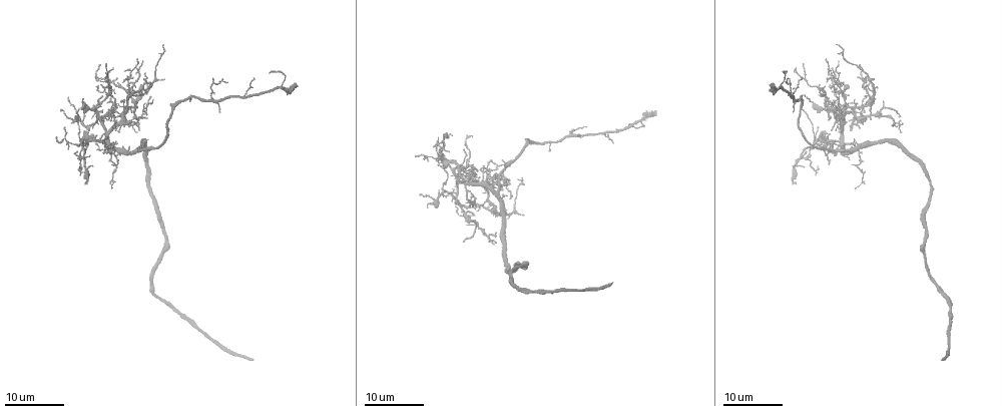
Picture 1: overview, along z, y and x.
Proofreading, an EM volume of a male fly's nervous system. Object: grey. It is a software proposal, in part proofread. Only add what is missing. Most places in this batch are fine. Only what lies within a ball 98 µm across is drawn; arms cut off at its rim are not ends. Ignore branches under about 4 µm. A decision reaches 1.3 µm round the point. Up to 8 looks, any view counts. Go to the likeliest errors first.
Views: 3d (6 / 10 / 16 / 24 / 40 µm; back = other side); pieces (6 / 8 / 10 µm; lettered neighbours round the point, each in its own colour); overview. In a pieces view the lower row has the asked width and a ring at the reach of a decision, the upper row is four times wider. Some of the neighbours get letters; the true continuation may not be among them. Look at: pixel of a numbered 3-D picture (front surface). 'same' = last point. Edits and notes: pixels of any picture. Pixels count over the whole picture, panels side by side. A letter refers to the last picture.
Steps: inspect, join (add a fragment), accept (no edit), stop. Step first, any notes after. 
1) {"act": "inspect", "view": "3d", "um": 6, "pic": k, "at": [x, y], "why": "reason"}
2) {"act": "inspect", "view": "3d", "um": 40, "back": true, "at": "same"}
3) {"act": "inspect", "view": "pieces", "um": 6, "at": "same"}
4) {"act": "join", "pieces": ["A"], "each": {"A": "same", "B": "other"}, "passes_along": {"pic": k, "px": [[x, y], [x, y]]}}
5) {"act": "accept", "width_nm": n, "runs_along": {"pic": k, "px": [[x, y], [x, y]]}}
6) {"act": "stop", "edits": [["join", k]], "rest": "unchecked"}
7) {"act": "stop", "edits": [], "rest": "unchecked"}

{"act": "inspect", "view": "3d", "um": 16, "pic": 1, "at": [85, 183], "why": "end of a long branch"}

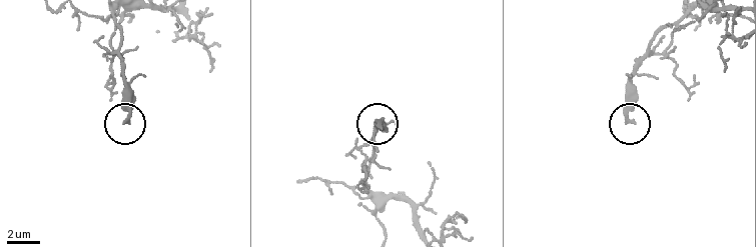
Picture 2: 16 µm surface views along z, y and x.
{"act": "inspect", "view": "pieces", "um": 10, "pic": 2, "at": [129, 120]}

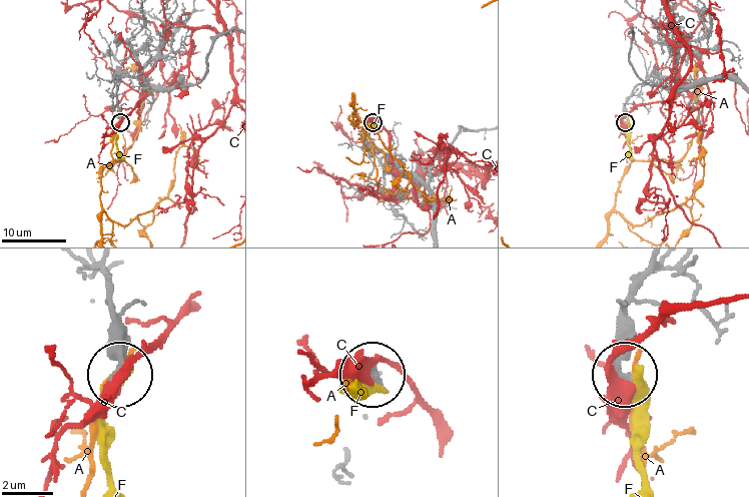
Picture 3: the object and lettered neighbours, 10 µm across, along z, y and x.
{"act": "accept", "each": {"A": "other", "C": "other", "F": "other"}, "runs_along": {"pic": 3, "px": [[102, 270], [108, 290], [108, 354], [119, 371]]}, "found": "no lettered fragment goes on from it"}

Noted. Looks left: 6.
{"act": "inspect", "view": "3d", "um": 16, "pic": 1, "at": [464, 240], "why": "free end"}

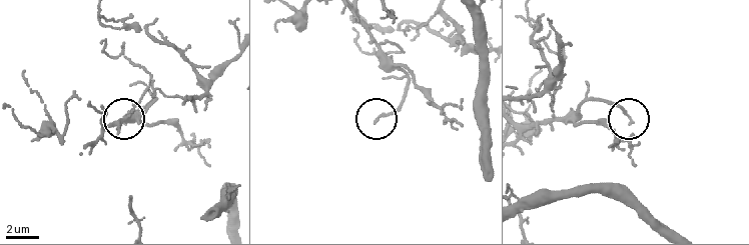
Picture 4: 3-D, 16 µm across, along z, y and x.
{"act": "inspect", "view": "pieces", "um": 8, "pic": 4, "at": [631, 122]}

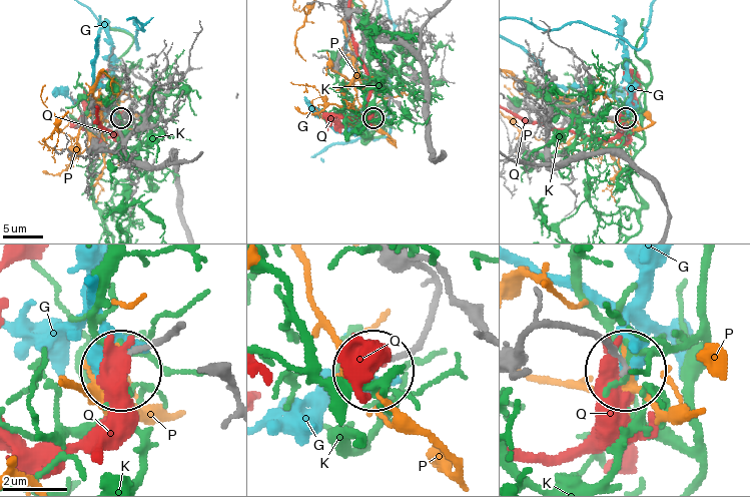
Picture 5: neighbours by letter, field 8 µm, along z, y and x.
{"act": "accept", "each": {"G": "other", "K": "other", "P": "other", "Q": "other"}, "found": "no lettered fragment goes on from it"}

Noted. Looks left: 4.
{"act": "inspect", "view": "3d", "um": 16, "pic": 1, "at": [101, 97], "why": "an open end"}

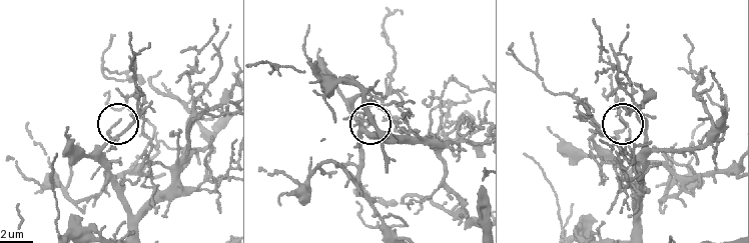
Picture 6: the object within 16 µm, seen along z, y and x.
{"act": "inspect", "view": "pieces", "um": 8, "pic": 6, "at": [117, 123]}

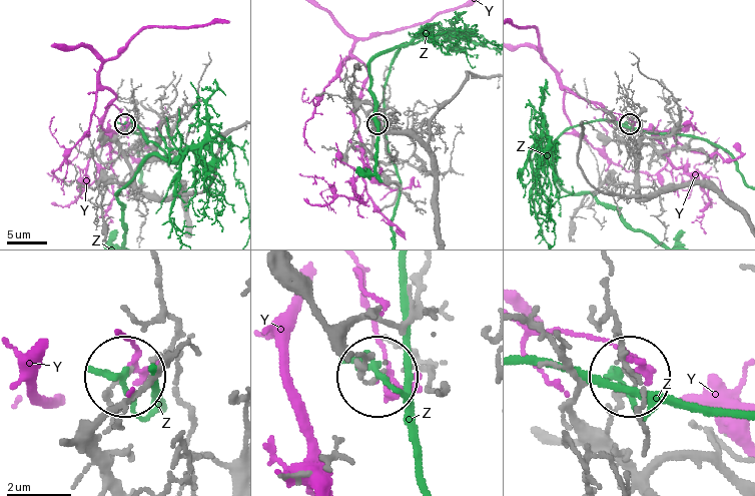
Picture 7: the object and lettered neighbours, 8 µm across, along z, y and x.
{"act": "accept", "each": {"Y": "other", "Z": "other"}, "runs_along": {"pic": 7, "px": [[642, 482], [609, 426], [634, 380]]}, "found": "no lettered fragment goes on from it"}

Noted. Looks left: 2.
{"act": "inspect", "view": "3d", "um": 16, "pic": 1, "at": [837, 43], "why": "end of a long branch"}

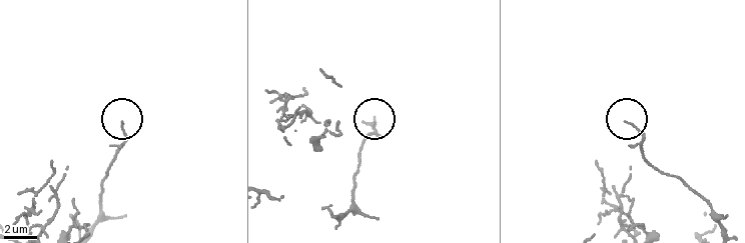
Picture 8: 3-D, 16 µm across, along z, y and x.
{"act": "inspect", "view": "pieces", "um": 8, "pic": 8, "at": [123, 122], "why": "what lies round it"}

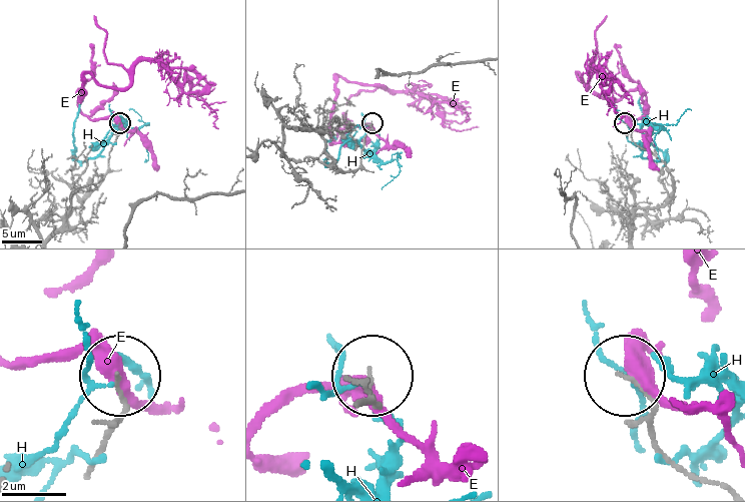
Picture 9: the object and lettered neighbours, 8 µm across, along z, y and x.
{"act": "accept", "each": {"E": "other", "H": "other"}, "runs_along": {"pic": 9, "px": [[711, 484], [663, 452], [652, 404], [625, 379]]}, "found": "none of them fits"}

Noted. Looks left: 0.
{"act": "stop", "edits": [], "rest": "unchecked"}

